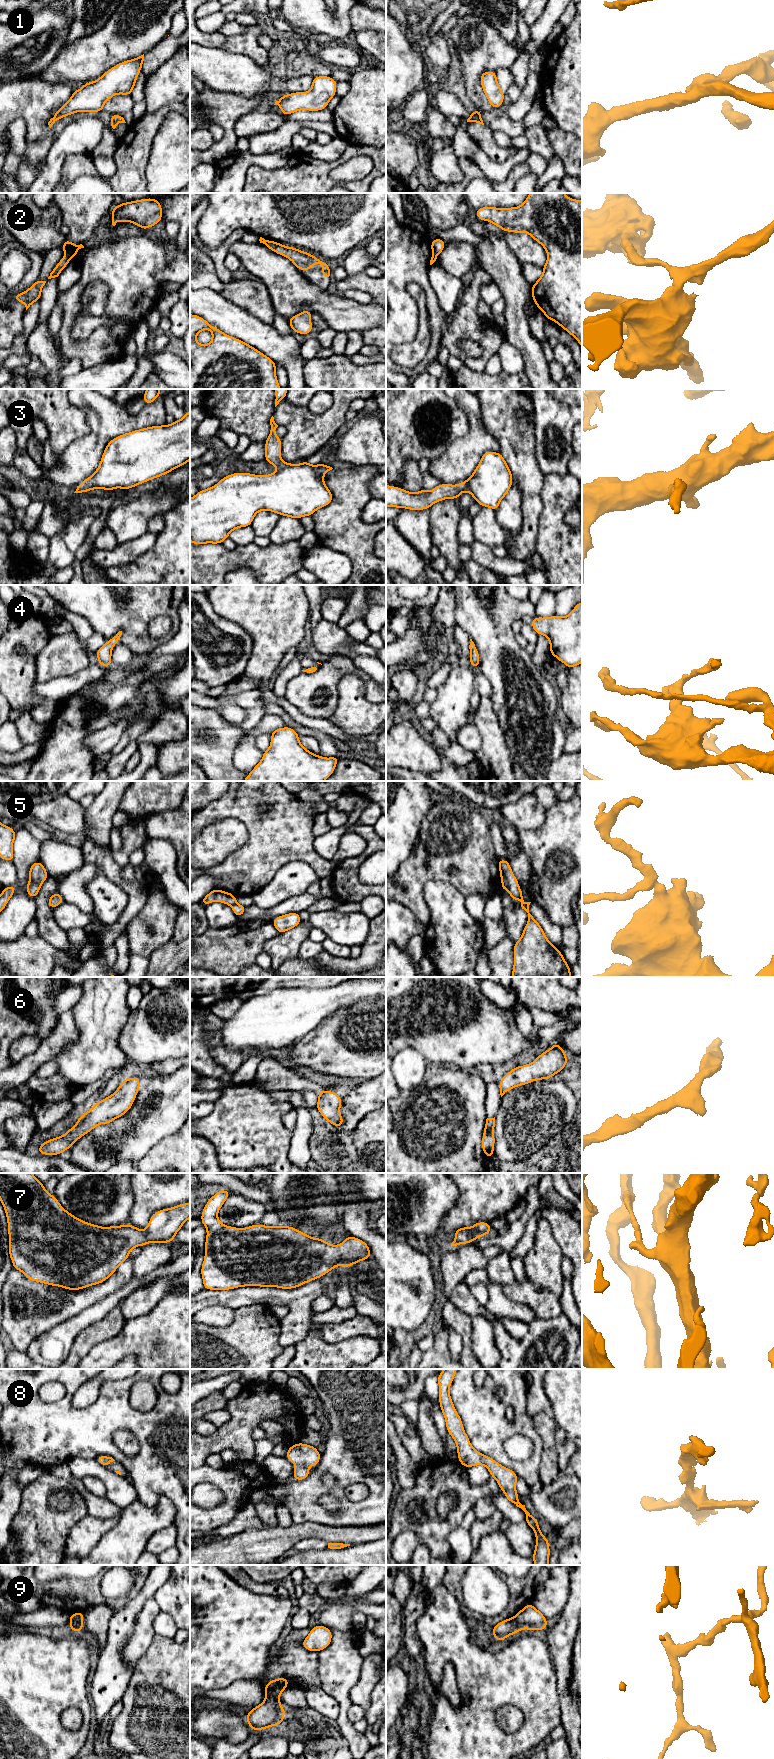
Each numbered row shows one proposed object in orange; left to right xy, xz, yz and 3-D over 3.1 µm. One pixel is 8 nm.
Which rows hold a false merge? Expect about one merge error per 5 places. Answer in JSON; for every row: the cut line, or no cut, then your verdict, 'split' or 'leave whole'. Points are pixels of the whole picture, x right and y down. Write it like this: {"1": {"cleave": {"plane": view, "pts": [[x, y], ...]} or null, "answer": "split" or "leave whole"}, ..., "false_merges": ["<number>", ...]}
{"1": {"cleave": null, "answer": "leave whole"}, "2": {"cleave": {"plane": "xy", "pts": [[66, 254], [71, 257]]}, "answer": "split"}, "3": {"cleave": null, "answer": "leave whole"}, "4": {"cleave": null, "answer": "leave whole"}, "5": {"cleave": null, "answer": "leave whole"}, "6": {"cleave": null, "answer": "leave whole"}, "7": {"cleave": null, "answer": "leave whole"}, "8": {"cleave": null, "answer": "leave whole"}, "9": {"cleave": {"plane": "xy", "pts": [[82, 1619], [70, 1622]]}, "answer": "split"}, "false_merges": ["2", "9"]}

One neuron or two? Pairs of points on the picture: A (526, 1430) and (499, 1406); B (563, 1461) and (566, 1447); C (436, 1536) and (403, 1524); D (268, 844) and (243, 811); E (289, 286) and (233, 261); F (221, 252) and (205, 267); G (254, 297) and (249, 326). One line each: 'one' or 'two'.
A: one
B: one
C: one
D: one
E: two
F: two
G: two

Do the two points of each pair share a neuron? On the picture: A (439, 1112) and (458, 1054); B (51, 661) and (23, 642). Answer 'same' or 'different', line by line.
A: different
B: different

